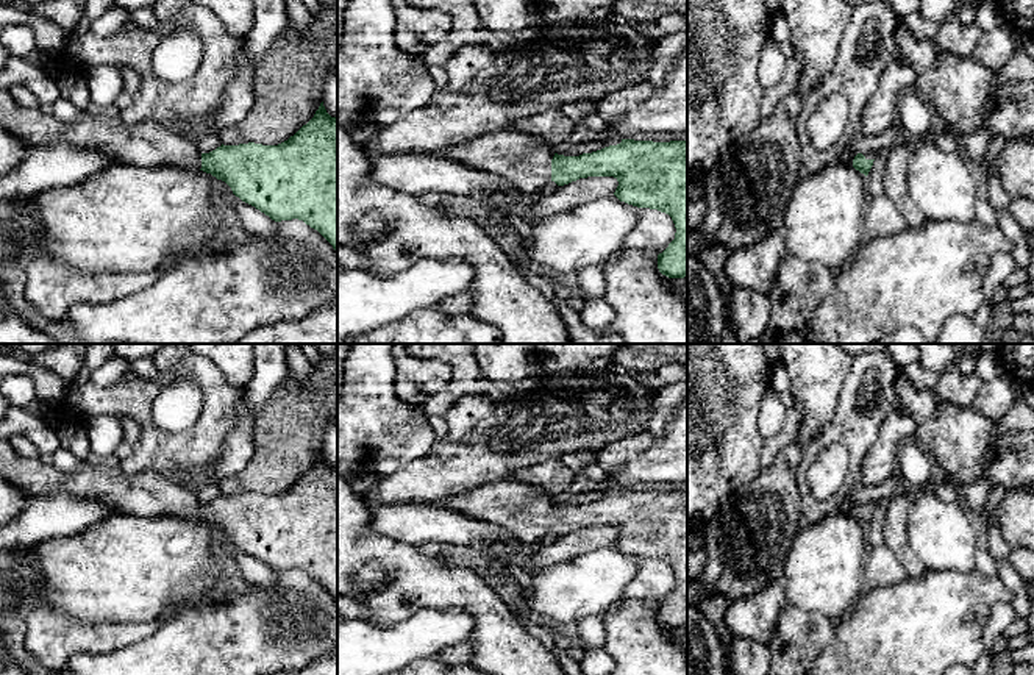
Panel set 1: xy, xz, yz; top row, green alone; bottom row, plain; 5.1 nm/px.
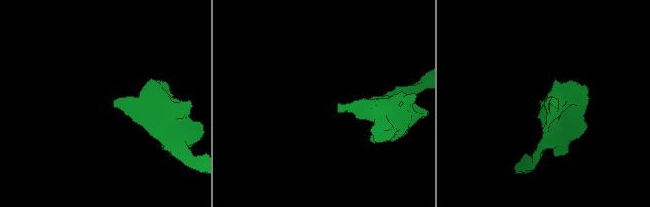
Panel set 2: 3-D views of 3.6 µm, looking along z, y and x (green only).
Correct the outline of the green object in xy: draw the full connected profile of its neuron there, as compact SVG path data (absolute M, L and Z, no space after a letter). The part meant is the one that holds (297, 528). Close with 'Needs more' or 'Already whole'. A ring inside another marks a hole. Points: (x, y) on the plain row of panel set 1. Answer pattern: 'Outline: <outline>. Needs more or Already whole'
Outline: M0 439L0 477L22 489L30 500L66 491L72 497L100 498L114 514L203 520L225 531L236 547L272 570L303 570L337 602L337 467L326 462L323 452L306 475L278 495L222 494L209 503L197 498L192 484L155 472L127 473L123 467L102 469L84 461L73 472L61 472L39 458L23 458L8 439Z. Needs more

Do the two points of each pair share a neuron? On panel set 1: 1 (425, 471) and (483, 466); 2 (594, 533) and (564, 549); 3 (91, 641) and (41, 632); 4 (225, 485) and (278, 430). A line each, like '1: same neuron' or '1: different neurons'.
1: same neuron
2: same neuron
3: same neuron
4: same neuron

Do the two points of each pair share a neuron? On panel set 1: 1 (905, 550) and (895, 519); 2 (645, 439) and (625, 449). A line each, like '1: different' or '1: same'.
1: same
2: same

